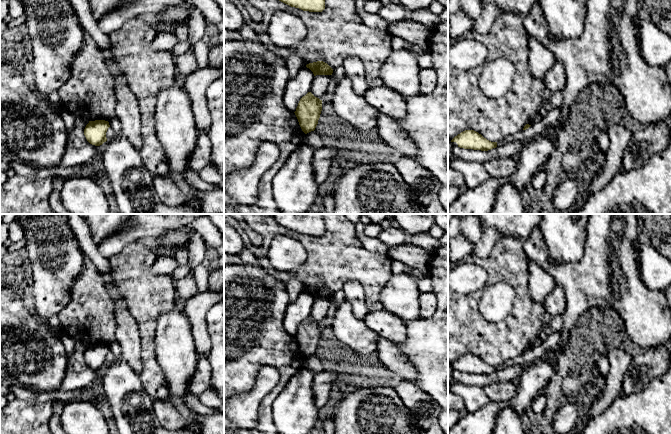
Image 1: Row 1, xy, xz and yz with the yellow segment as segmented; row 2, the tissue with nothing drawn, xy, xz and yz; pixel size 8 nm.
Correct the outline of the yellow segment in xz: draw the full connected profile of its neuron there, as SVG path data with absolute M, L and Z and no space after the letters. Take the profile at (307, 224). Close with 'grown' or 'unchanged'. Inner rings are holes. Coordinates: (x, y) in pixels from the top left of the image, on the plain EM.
M272 214L276 223L309 236L322 236L325 223L322 214Z; unchanged

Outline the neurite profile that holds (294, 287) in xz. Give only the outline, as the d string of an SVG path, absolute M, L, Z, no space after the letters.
M291 278L286 282L286 291L290 302L294 302L305 290L305 286L296 278Z

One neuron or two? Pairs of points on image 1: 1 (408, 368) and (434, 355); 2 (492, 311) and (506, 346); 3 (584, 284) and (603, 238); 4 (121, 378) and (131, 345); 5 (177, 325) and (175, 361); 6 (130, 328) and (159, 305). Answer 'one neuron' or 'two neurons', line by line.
1: two neurons
2: two neurons
3: one neuron
4: two neurons
5: one neuron
6: two neurons

